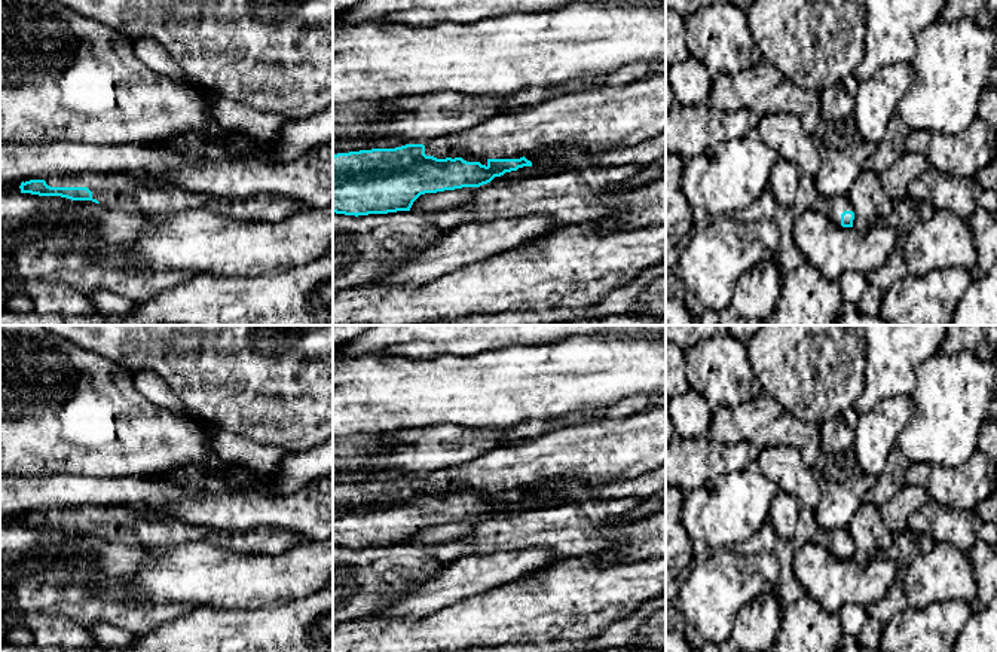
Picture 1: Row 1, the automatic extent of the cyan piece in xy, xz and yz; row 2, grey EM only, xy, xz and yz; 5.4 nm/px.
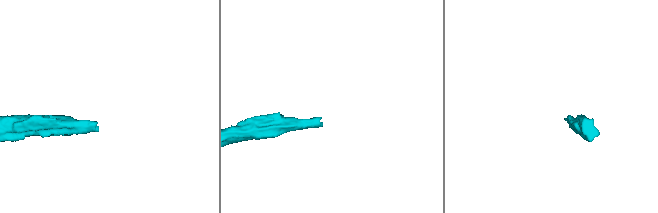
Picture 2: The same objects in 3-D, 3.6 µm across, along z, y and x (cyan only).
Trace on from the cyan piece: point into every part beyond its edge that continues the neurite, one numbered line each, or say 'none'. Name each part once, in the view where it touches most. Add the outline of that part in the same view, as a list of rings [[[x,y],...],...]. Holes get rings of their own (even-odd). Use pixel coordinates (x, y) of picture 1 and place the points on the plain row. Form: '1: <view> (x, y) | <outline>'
1: xy (112, 523) | [[[79,506],[52,509],[46,512],[46,517],[51,520],[88,520],[92,532],[105,541],[146,548],[210,542],[241,554],[276,555],[305,542],[299,533],[279,527],[214,530],[175,518],[140,518],[137,511],[128,506]]]

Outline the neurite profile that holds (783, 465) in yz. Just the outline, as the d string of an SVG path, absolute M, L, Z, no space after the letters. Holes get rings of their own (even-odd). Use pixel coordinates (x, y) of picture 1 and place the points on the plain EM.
M762 449L747 469L770 478L783 493L795 496L808 508L814 509L820 501L822 484L814 480L811 466L796 449Z

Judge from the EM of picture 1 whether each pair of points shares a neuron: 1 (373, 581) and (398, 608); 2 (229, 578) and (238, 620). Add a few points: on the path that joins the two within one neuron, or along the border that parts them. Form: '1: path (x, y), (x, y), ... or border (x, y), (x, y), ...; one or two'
1: border (422, 581), (387, 605), (376, 617); two
2: border (269, 603), (260, 608), (201, 608); two

